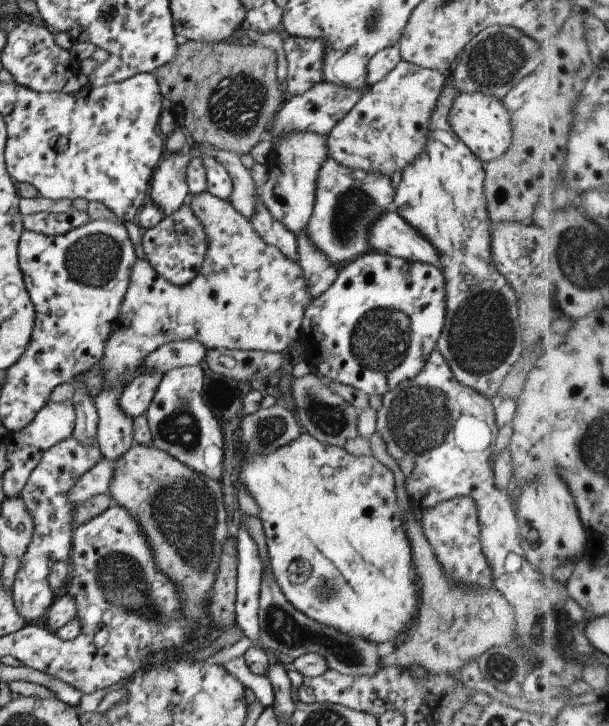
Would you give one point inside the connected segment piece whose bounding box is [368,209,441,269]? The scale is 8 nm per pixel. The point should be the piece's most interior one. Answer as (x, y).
(391, 234)

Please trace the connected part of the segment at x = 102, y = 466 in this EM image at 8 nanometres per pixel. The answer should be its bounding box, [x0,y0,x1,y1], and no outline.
[68,462,114,505]

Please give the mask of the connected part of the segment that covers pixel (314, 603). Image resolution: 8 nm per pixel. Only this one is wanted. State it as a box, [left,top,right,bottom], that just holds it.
[238,431,420,644]

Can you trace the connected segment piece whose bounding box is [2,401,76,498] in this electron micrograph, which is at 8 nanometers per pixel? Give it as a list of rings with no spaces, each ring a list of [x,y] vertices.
[[[48,401],[47,405],[38,412],[26,428],[10,435],[10,440],[7,441],[4,449],[9,463],[4,471],[4,478],[2,478],[4,497],[16,498],[16,496],[21,496],[28,477],[40,462],[41,456],[57,442],[70,438],[75,424],[76,410],[74,410],[72,402],[56,403]]]

